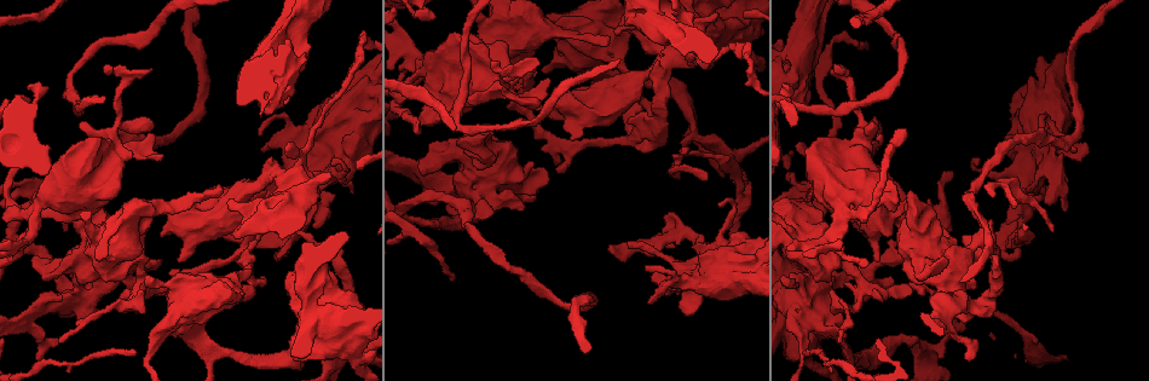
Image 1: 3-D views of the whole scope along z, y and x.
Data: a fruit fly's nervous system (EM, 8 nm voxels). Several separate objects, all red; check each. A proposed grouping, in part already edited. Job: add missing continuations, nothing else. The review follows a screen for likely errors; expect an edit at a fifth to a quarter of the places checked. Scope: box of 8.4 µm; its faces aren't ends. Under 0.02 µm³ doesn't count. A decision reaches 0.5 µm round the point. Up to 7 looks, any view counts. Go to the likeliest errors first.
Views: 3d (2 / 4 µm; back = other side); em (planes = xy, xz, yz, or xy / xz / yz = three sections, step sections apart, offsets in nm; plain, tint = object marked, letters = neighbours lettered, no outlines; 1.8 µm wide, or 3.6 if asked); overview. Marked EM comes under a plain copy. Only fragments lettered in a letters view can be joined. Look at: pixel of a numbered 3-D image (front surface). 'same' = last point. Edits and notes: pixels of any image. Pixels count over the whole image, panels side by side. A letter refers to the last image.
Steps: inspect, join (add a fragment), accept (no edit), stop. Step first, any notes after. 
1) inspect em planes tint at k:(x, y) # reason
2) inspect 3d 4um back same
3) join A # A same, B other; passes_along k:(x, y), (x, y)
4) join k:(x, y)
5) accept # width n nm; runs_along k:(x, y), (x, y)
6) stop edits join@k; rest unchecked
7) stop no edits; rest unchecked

inspect em 3.6um xz step 16 letters at 1:(980, 236) # calibre changes

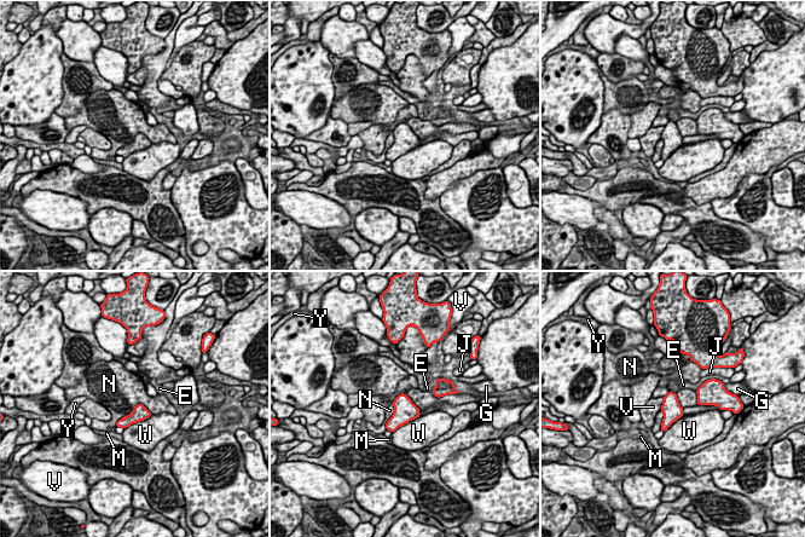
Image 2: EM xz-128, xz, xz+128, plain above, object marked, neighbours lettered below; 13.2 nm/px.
accept # width 200 nm; longest_contact N 550 nm; E other, G other, J other, M other, N other, V other, W other, Y other; no lettered fragment goes on from it

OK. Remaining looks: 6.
inspect 3d 2um at 1:(743, 196) # abrupt turn

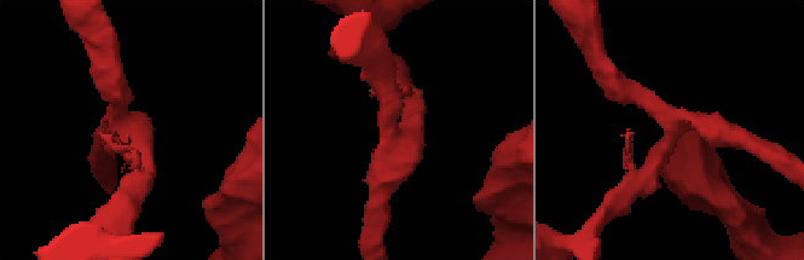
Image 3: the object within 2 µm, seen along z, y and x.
inspect em planes letters at 3:(389, 137) # arms 3

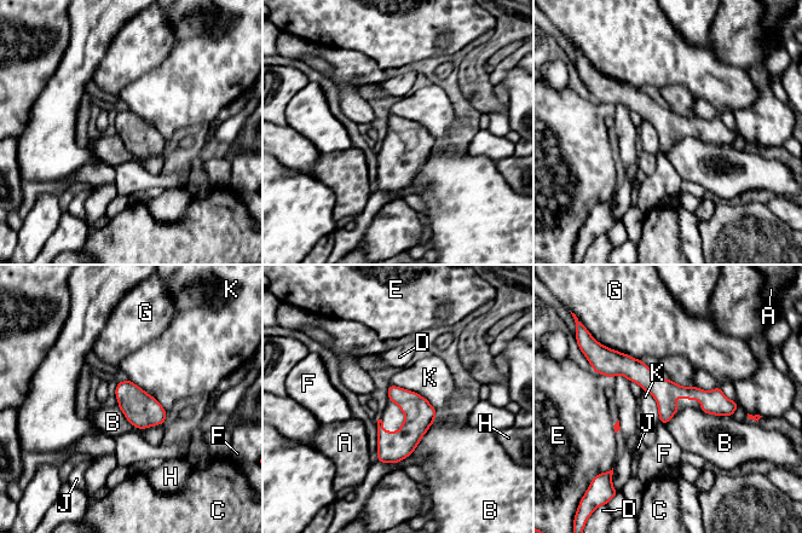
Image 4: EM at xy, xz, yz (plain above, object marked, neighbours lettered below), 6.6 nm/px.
accept # A other, B other, C other, D other, E other, F other, G other, H other, J other, K other; none of them fits

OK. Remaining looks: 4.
inspect 3d 4um at 1:(1028, 178) # sharp bend

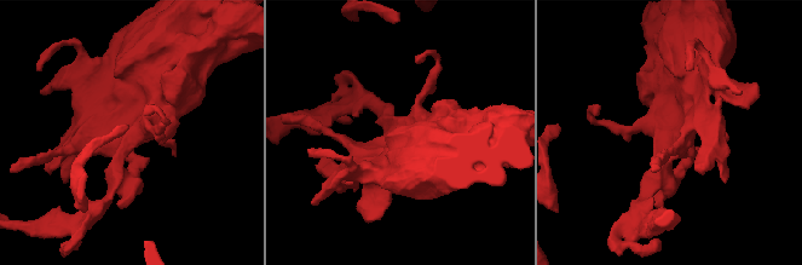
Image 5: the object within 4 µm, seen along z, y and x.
inspect em yz step 4 tint at 5:(664, 137)

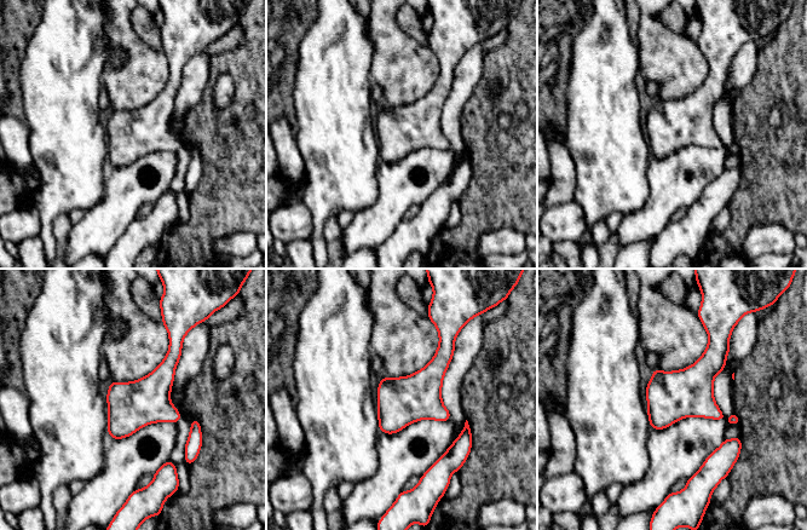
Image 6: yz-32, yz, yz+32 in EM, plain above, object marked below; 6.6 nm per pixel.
inspect em planes letters same # another direction

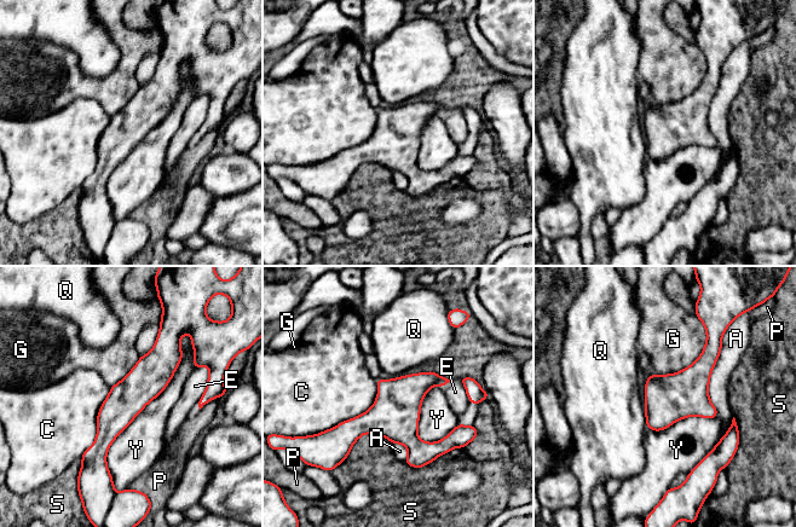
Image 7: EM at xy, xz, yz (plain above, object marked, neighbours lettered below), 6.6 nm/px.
accept # width 260 nm; A other, C other, E other, G other, P other, Q other, S other, Y other; border 7:(182, 337), (113, 484); none of them fits

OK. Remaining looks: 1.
stop no edits; rest unchecked

